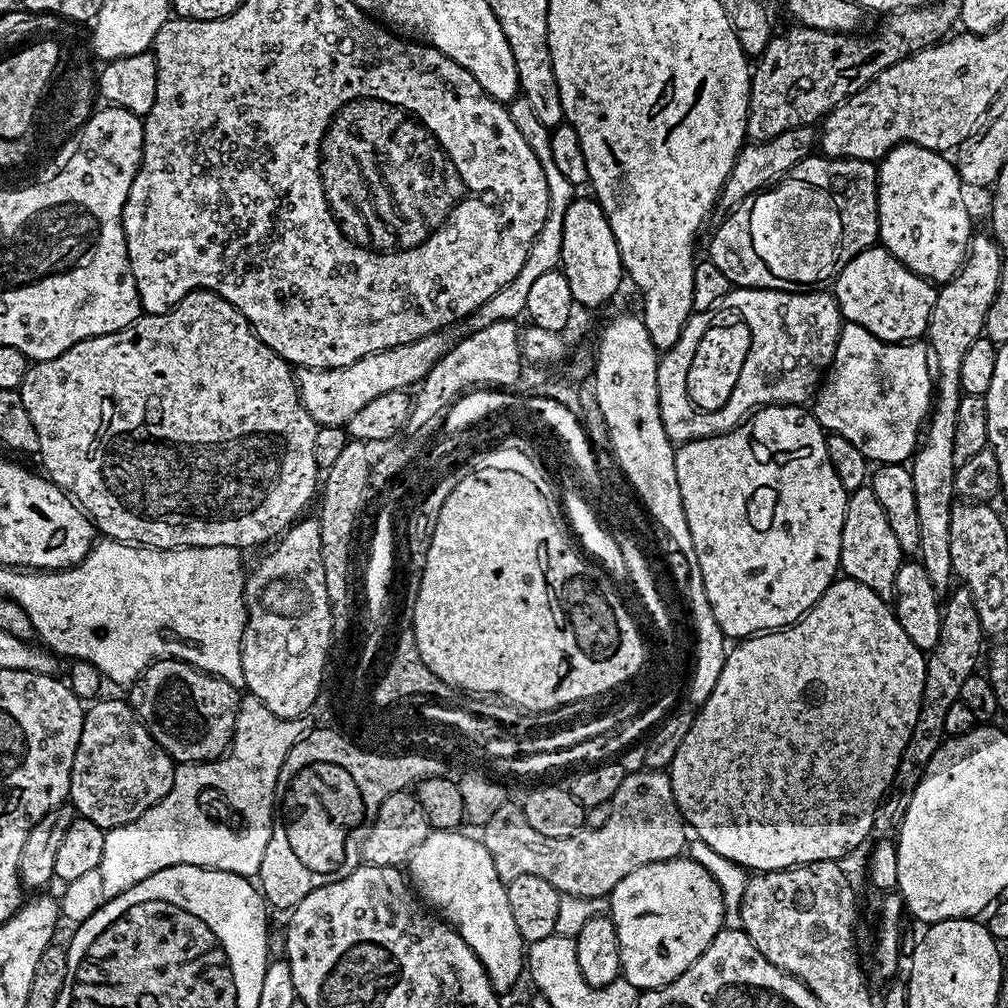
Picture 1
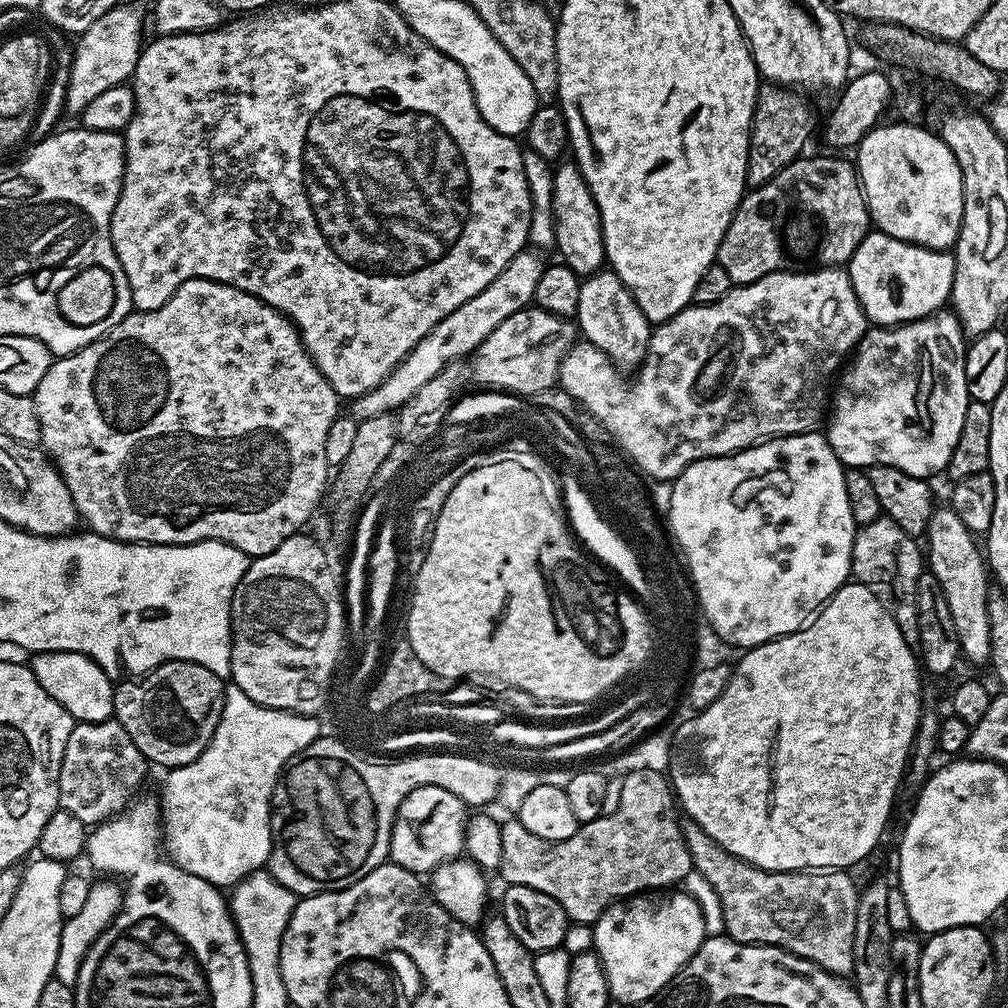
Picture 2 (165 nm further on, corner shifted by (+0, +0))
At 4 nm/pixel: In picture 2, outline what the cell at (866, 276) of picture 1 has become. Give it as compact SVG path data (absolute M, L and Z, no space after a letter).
M872 230L859 237L846 271L869 321L876 326L895 326L931 316L949 303L956 257L948 250L923 248L920 244L908 244L905 240Z

